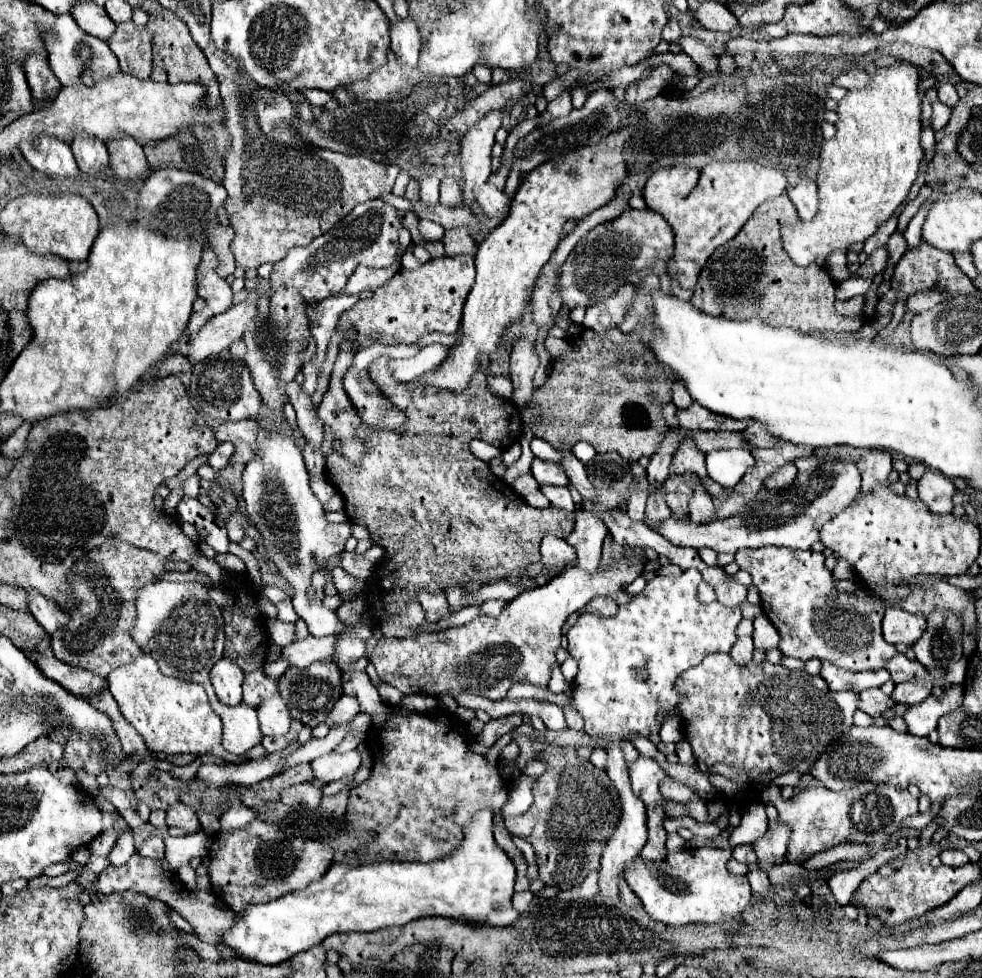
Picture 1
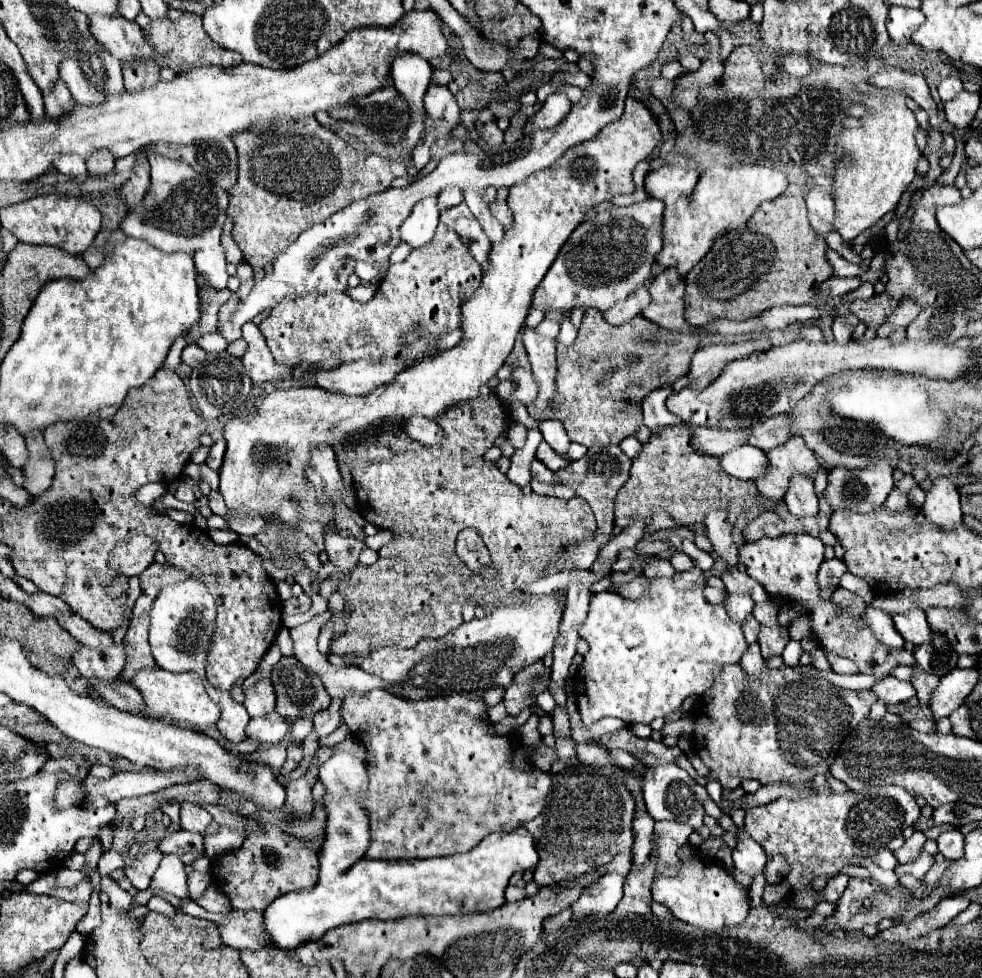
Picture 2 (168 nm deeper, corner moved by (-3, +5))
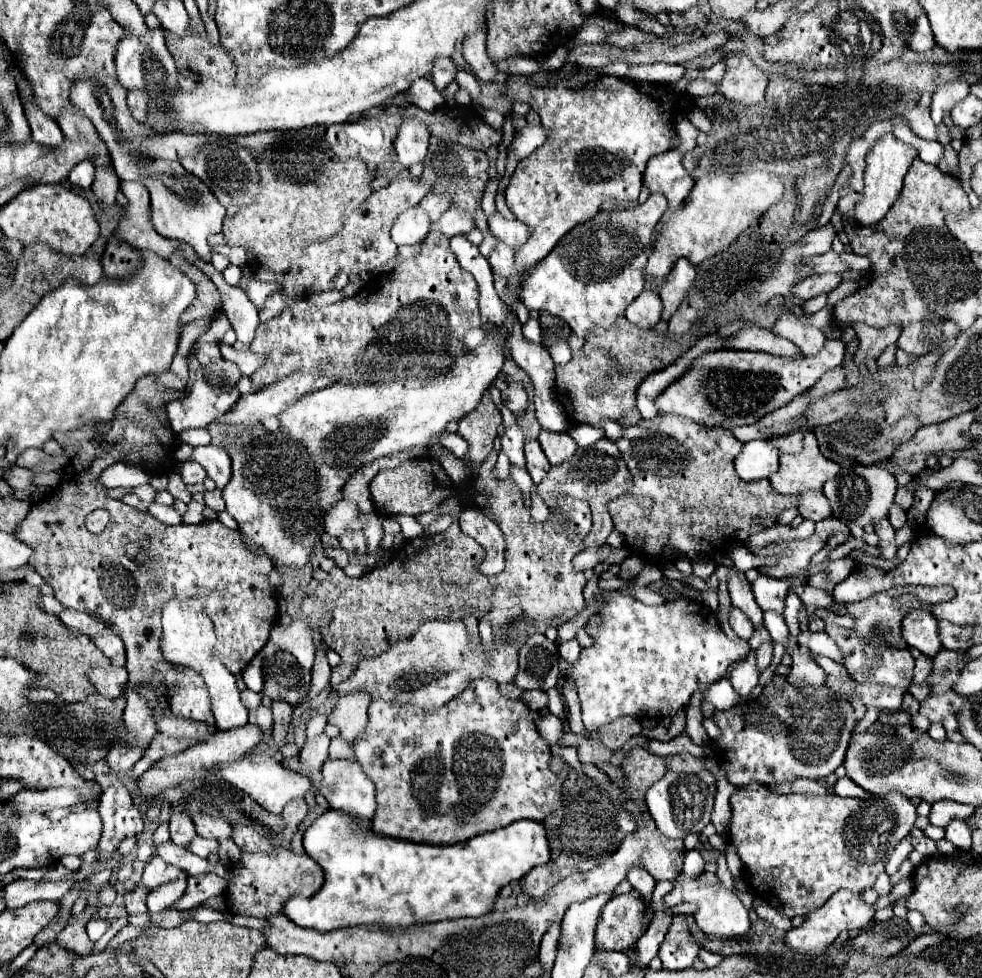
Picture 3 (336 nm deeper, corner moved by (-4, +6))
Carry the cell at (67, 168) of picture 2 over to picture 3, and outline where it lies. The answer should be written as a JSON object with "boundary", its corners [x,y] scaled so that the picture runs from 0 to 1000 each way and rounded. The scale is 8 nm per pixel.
{"boundary":[[[80,166],[72,176],[70,176],[70,186],[74,190],[80,190],[85,194],[91,194],[97,184],[97,170],[93,166]]]}

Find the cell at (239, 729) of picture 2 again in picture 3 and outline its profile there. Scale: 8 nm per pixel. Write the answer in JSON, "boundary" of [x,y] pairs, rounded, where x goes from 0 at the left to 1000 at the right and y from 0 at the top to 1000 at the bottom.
{"boundary":[[[174,613],[166,620],[166,654],[164,654],[164,665],[166,671],[174,679],[184,679],[201,685],[207,695],[211,706],[215,706],[215,724],[219,730],[219,740],[223,746],[233,746],[239,742],[249,742],[252,740],[252,724],[243,716],[243,706],[239,701],[239,691],[223,677],[217,673],[219,667],[219,646],[217,646],[217,636],[213,630],[205,624],[188,622],[182,613]]]}

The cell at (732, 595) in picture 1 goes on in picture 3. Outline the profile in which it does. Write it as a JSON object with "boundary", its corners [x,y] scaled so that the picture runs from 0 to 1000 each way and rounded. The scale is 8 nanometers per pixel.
{"boundary":[[[746,622],[744,624],[744,628],[742,628],[742,638],[744,638],[744,642],[746,642],[746,646],[753,650],[753,652],[757,652],[757,654],[763,654],[765,650],[767,650],[767,638],[765,638],[765,634],[761,634],[761,630],[753,624],[753,622]]]}

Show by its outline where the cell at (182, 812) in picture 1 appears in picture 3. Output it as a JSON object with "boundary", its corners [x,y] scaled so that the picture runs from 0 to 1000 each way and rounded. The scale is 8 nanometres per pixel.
{"boundary":[[[201,832],[197,834],[197,843],[201,847],[201,853],[207,857],[237,857],[237,847],[233,840],[225,838],[225,836],[217,836],[211,832]]]}

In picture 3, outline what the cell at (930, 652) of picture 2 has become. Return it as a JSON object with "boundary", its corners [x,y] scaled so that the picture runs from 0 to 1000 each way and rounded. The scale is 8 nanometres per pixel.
{"boundary":[[[936,671],[934,673],[934,679],[932,679],[932,687],[930,687],[930,699],[938,699],[944,695],[946,687],[948,687],[950,679],[948,679],[948,673],[946,671]]]}

